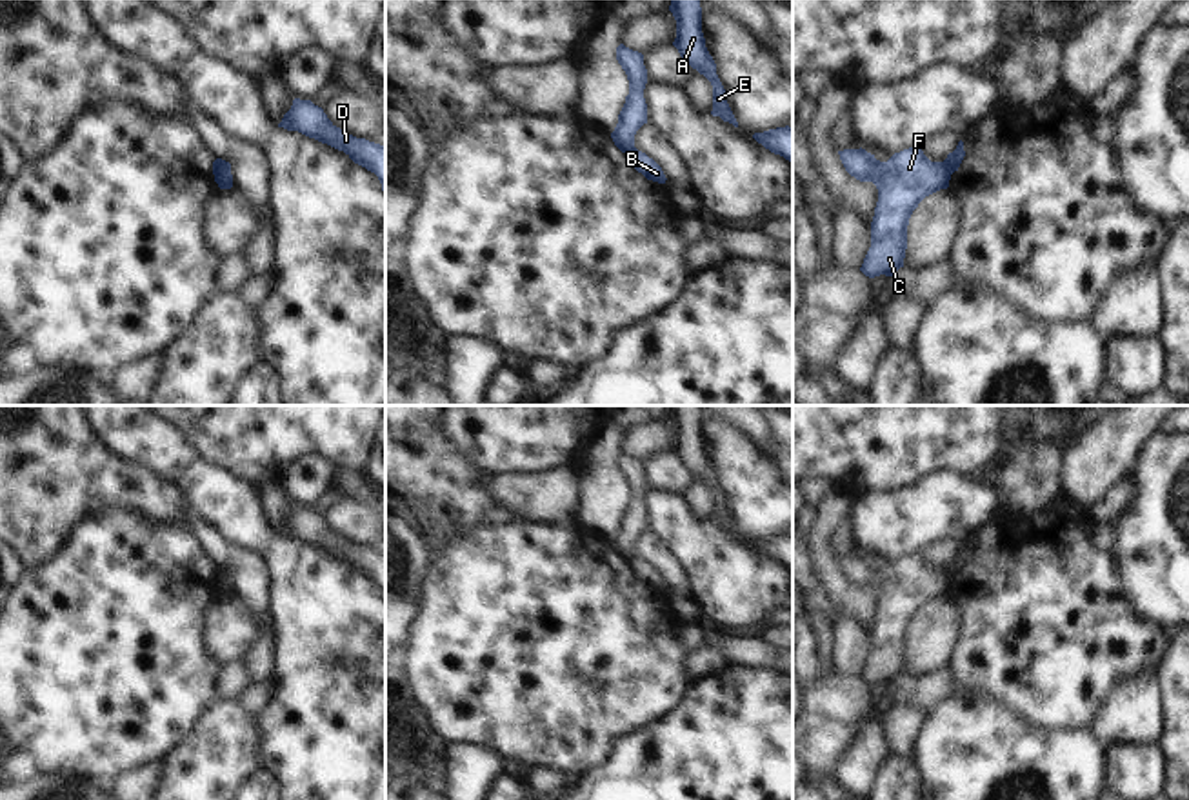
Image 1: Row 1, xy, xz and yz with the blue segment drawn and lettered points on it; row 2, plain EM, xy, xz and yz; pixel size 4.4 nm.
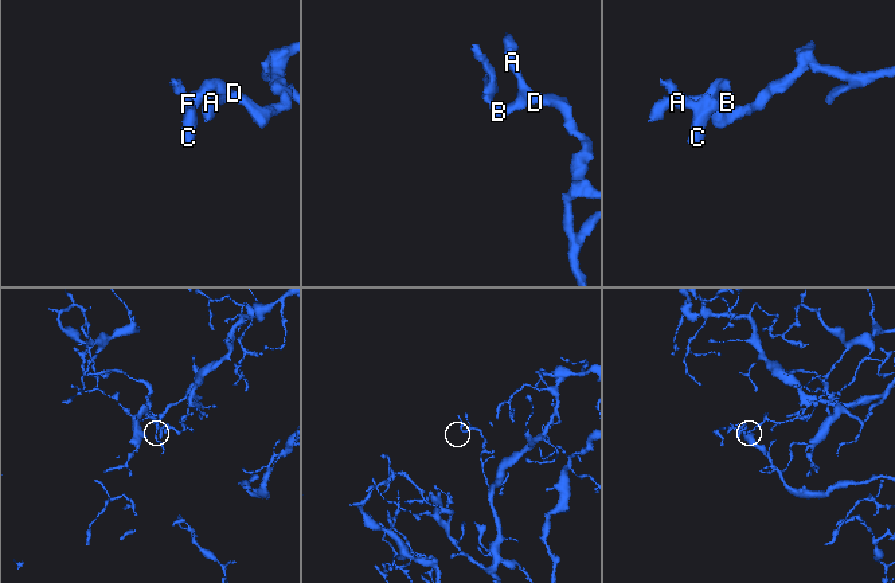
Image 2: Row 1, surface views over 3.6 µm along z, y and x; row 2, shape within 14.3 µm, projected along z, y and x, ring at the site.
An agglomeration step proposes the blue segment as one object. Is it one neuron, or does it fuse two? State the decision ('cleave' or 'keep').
cleave

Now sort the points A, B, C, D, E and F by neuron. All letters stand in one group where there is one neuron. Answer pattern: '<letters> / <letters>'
A B D E / C F

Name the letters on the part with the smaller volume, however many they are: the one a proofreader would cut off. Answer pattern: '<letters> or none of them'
C, F

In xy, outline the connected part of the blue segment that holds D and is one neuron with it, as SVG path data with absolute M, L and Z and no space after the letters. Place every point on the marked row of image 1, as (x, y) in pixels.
M295 98L278 127L298 131L309 138L344 151L355 164L375 173L385 193L385 147L365 138L356 138L336 127L322 107L311 100Z

